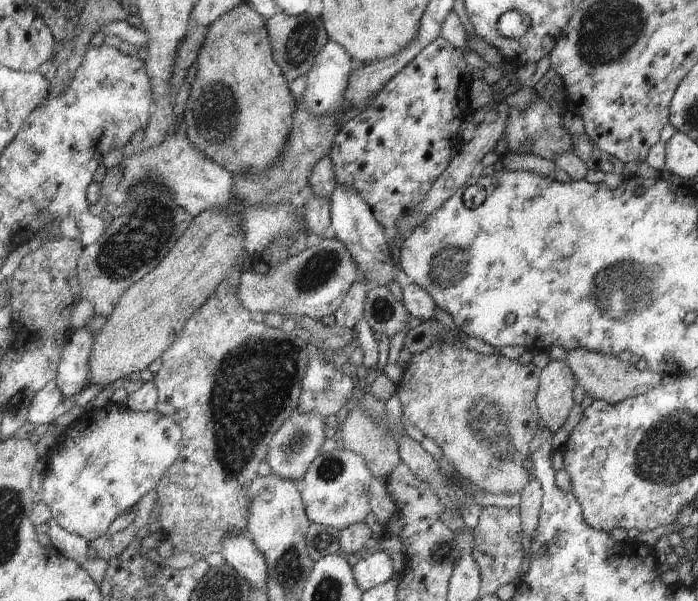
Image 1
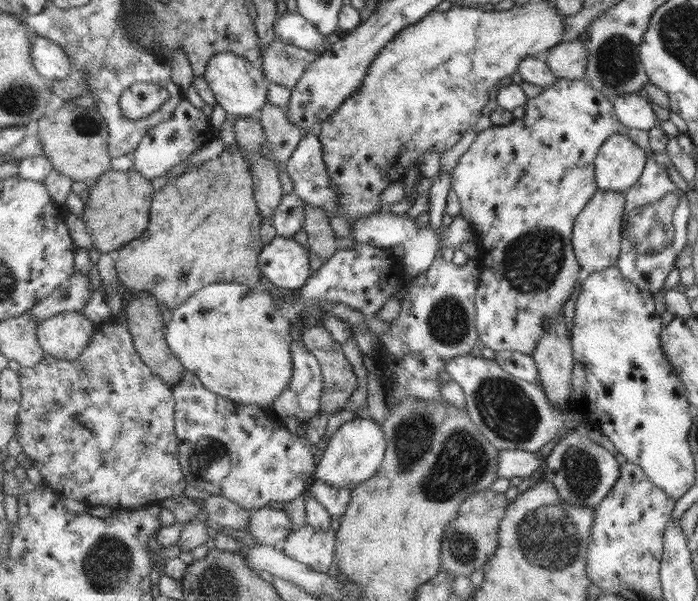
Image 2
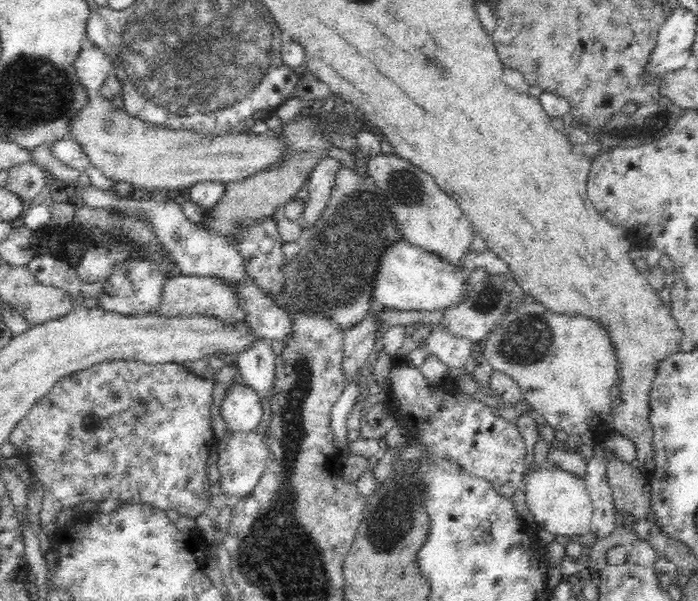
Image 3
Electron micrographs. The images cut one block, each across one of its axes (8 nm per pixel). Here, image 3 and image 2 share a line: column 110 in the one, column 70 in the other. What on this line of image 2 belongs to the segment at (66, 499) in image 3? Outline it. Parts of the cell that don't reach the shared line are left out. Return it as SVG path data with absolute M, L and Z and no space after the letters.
M114 319L105 320L96 325L96 334L92 342L85 348L83 355L76 360L57 360L46 355L45 359L35 367L22 366L18 370L22 384L22 403L20 412L20 426L17 427L15 439L24 448L24 454L33 460L39 470L44 483L65 499L74 499L86 506L109 506L114 511L139 509L149 504L156 504L169 498L183 495L188 483L185 481L183 466L180 463L180 447L176 435L176 397L170 387L161 377L157 376L141 359L134 338L125 324L118 324Z

